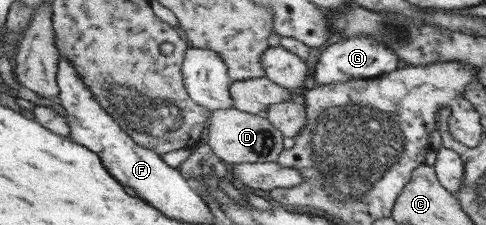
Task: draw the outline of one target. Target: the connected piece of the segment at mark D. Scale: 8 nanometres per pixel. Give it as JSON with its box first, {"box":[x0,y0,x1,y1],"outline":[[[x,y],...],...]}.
{"box":[206,107,285,163],"outline":[[[235,107],[214,110],[208,123],[206,141],[222,161],[243,163],[275,163],[285,150],[285,135],[265,115],[237,110]]]}

